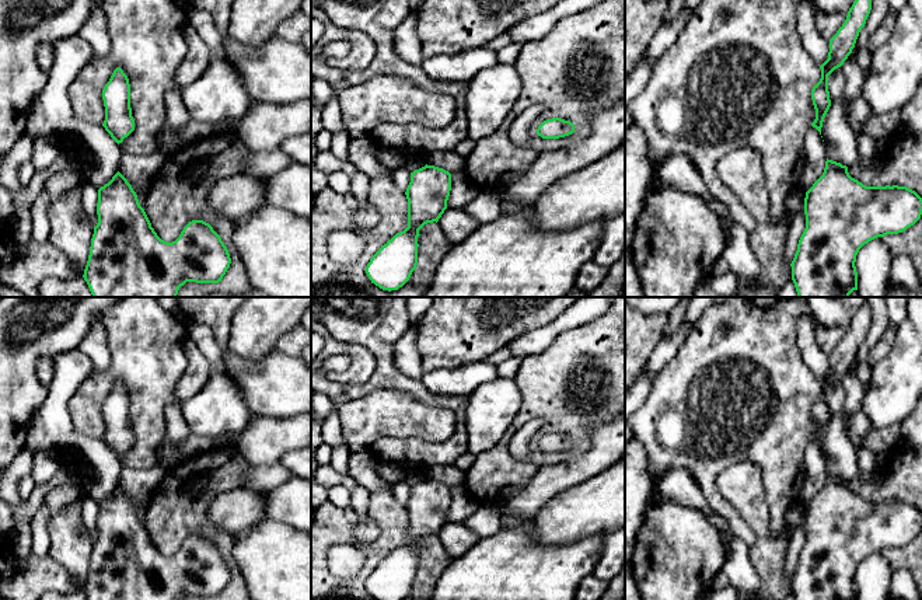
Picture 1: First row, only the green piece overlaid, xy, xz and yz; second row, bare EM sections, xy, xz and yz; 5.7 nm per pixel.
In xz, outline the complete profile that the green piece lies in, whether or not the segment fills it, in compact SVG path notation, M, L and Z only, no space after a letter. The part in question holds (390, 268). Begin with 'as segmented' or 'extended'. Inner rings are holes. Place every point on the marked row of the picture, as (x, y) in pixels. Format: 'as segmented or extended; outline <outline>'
as segmented; outline M434 165L411 172L406 188L408 227L388 240L370 259L366 273L371 283L383 290L398 290L411 278L418 265L419 230L439 221L447 209L451 191L451 174Z

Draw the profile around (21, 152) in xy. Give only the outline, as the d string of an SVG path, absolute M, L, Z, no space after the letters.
M24 133L8 150L0 165L0 181L13 195L15 213L21 209L29 209L36 196L43 189L45 182L56 172L67 168L74 163L69 154L60 154L57 160L43 171L36 171L29 184L24 185L18 178L20 167L32 161L34 139Z

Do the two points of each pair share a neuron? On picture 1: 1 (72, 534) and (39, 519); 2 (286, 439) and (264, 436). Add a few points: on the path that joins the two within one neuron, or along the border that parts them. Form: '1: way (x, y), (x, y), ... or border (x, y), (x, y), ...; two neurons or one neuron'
1: border (52, 512), (48, 520), (48, 554); two neurons
2: way (280, 436), (269, 436); one neuron

